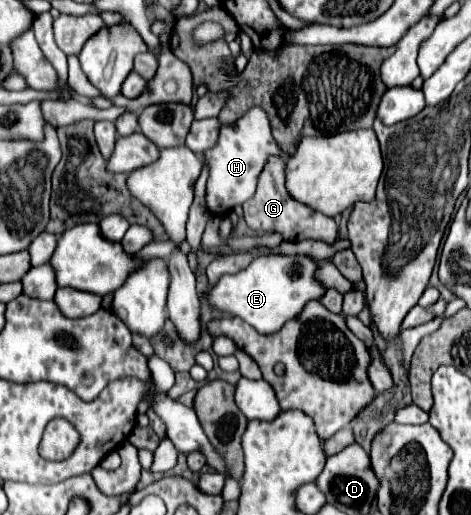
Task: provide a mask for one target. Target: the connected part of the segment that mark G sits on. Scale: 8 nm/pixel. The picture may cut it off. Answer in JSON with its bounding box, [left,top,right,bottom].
[243,156,337,242]

